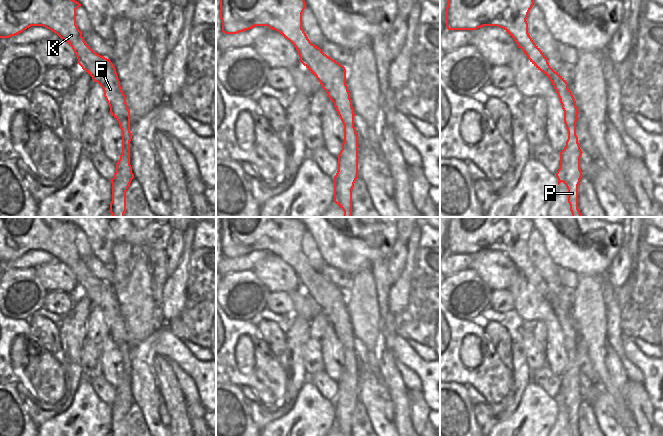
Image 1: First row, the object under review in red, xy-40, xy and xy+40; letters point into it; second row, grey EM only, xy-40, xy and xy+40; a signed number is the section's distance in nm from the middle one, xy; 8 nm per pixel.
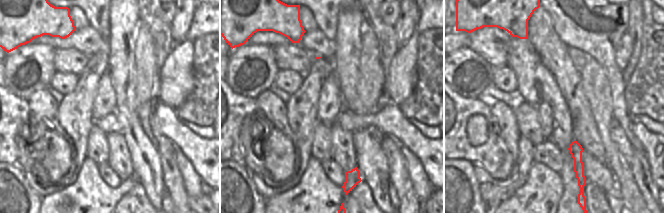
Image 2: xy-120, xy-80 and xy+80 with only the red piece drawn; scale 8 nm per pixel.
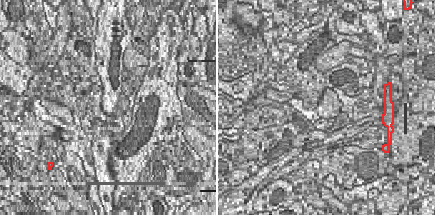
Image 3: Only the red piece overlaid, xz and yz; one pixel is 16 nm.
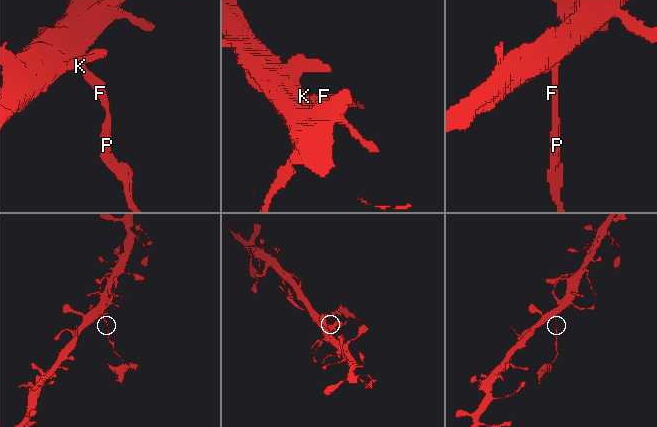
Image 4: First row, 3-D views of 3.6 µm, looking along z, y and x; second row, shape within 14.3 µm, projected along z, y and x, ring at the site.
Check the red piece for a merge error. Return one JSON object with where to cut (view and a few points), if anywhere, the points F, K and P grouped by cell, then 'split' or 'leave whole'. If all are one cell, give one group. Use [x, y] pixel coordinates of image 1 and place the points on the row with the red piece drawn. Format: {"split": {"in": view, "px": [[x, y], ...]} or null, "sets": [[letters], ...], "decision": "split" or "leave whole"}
{"split": {"in": "xy-40", "px": [[129, 123], [120, 126]]}, "sets": [["F", "K"], ["P"]], "decision": "split"}

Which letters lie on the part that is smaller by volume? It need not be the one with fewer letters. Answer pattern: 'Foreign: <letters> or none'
Foreign: P.

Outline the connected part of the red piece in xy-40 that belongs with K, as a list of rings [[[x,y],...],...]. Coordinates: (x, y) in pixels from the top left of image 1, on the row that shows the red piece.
[[[0,0],[0,38],[15,36],[31,26],[43,26],[51,30],[72,47],[78,64],[102,87],[110,113],[119,125],[130,124],[130,111],[114,65],[84,41],[76,25],[76,9],[79,6],[81,4],[75,0]]]

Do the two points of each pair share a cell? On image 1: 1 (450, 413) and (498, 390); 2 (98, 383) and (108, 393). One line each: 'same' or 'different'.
1: different
2: same

